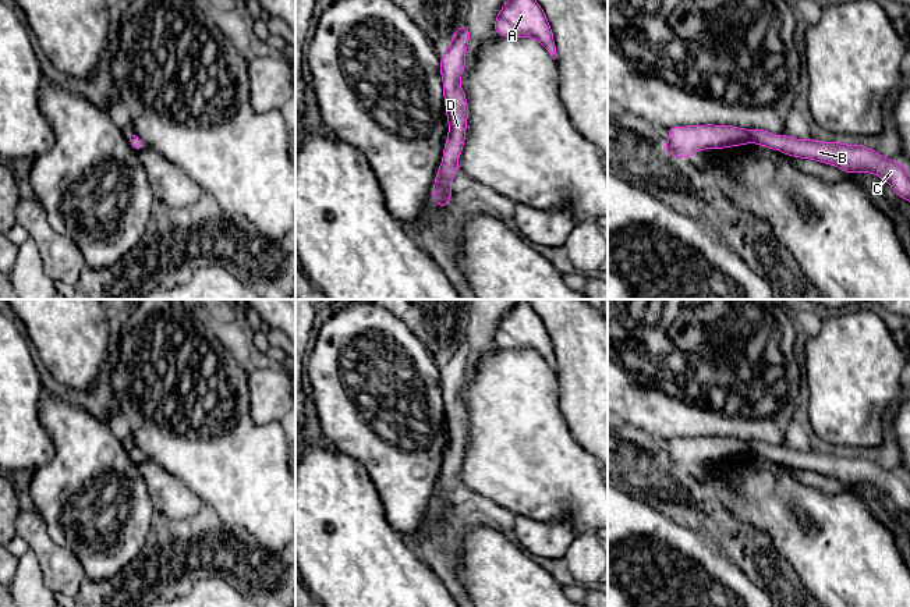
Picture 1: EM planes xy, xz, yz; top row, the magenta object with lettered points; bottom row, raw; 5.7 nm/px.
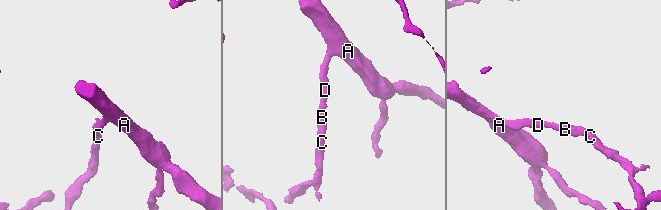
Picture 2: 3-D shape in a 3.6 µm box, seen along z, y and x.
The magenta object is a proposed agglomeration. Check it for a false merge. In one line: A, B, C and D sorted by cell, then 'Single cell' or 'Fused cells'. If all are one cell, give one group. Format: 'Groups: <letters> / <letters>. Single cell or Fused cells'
Groups: A B C D. Single cell

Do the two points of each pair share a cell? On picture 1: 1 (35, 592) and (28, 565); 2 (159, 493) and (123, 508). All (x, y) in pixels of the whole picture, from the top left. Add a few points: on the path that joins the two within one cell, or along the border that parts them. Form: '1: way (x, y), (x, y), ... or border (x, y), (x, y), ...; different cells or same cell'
1: way (28, 585), (28, 572); same cell
2: border (137, 467), (145, 482), (152, 508), (156, 513); different cells

